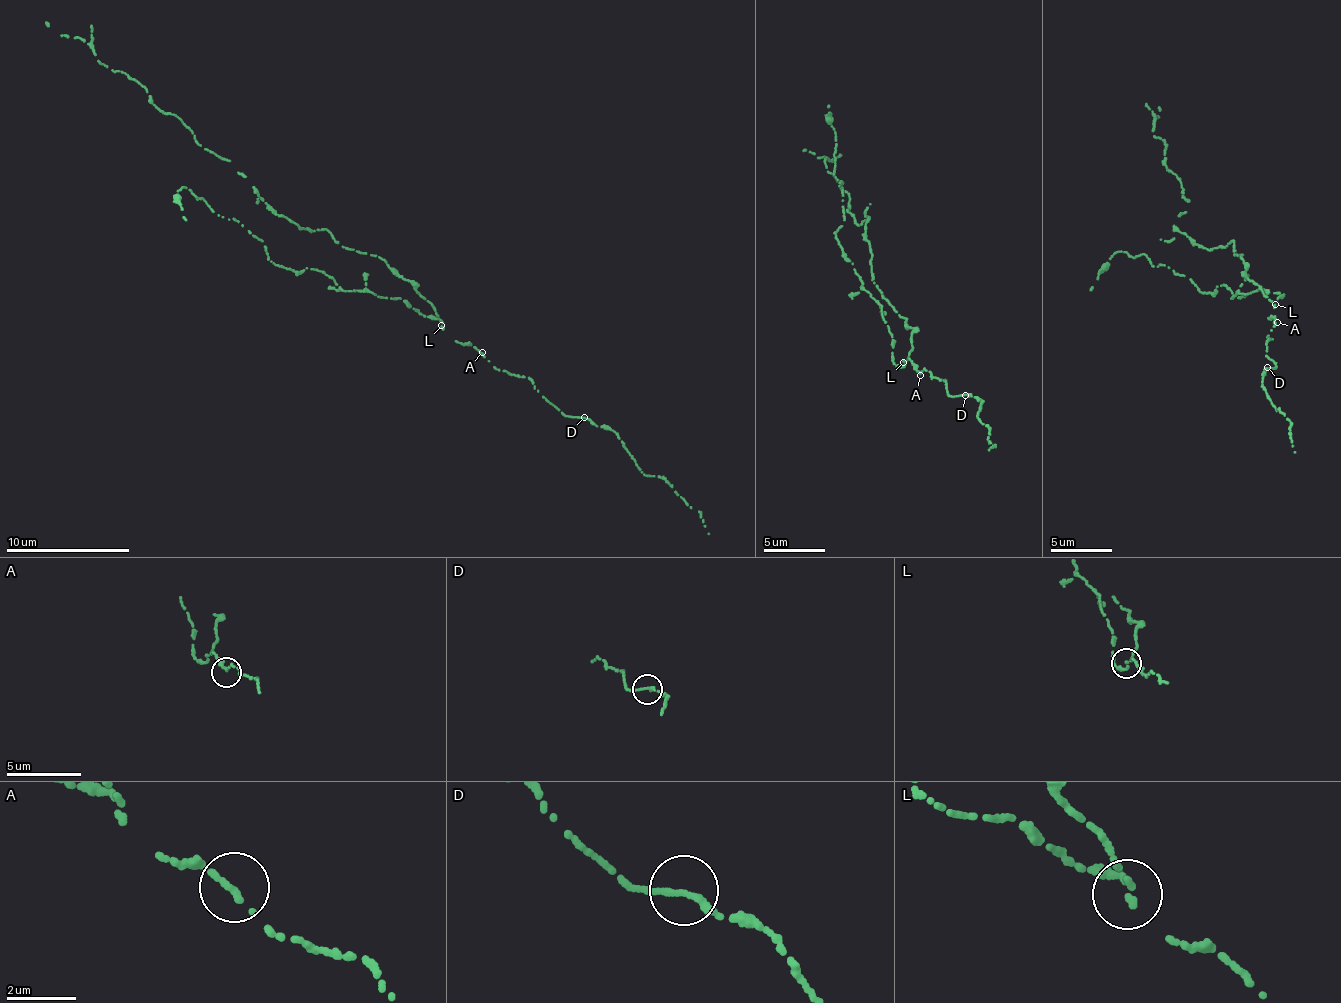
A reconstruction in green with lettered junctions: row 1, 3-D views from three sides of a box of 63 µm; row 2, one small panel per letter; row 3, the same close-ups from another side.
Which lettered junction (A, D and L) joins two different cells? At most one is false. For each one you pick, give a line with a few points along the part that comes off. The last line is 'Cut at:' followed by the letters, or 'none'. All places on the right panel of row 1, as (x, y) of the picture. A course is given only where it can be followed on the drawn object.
L: course (1275, 303), (1281, 295), (1260, 287), (1232, 299), (1221, 284), (1204, 294), (1143, 253), (1115, 251), (1089, 290)
Cut at: L

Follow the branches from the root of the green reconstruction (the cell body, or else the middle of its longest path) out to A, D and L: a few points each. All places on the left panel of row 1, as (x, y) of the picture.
A: (402, 276), (432, 306), (444, 330), (455, 341), (469, 342), (482, 352)
D: (402, 276), (432, 306), (455, 341), (465, 342), (502, 372), (523, 374), (537, 392), (568, 416), (584, 417)
L: (402, 276), (432, 306), (443, 321), (442, 325)

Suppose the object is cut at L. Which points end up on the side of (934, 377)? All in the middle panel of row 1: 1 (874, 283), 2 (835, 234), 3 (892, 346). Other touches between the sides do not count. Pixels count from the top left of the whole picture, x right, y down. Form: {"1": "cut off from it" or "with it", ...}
{"1": "with it", "2": "cut off from it", "3": "cut off from it"}

